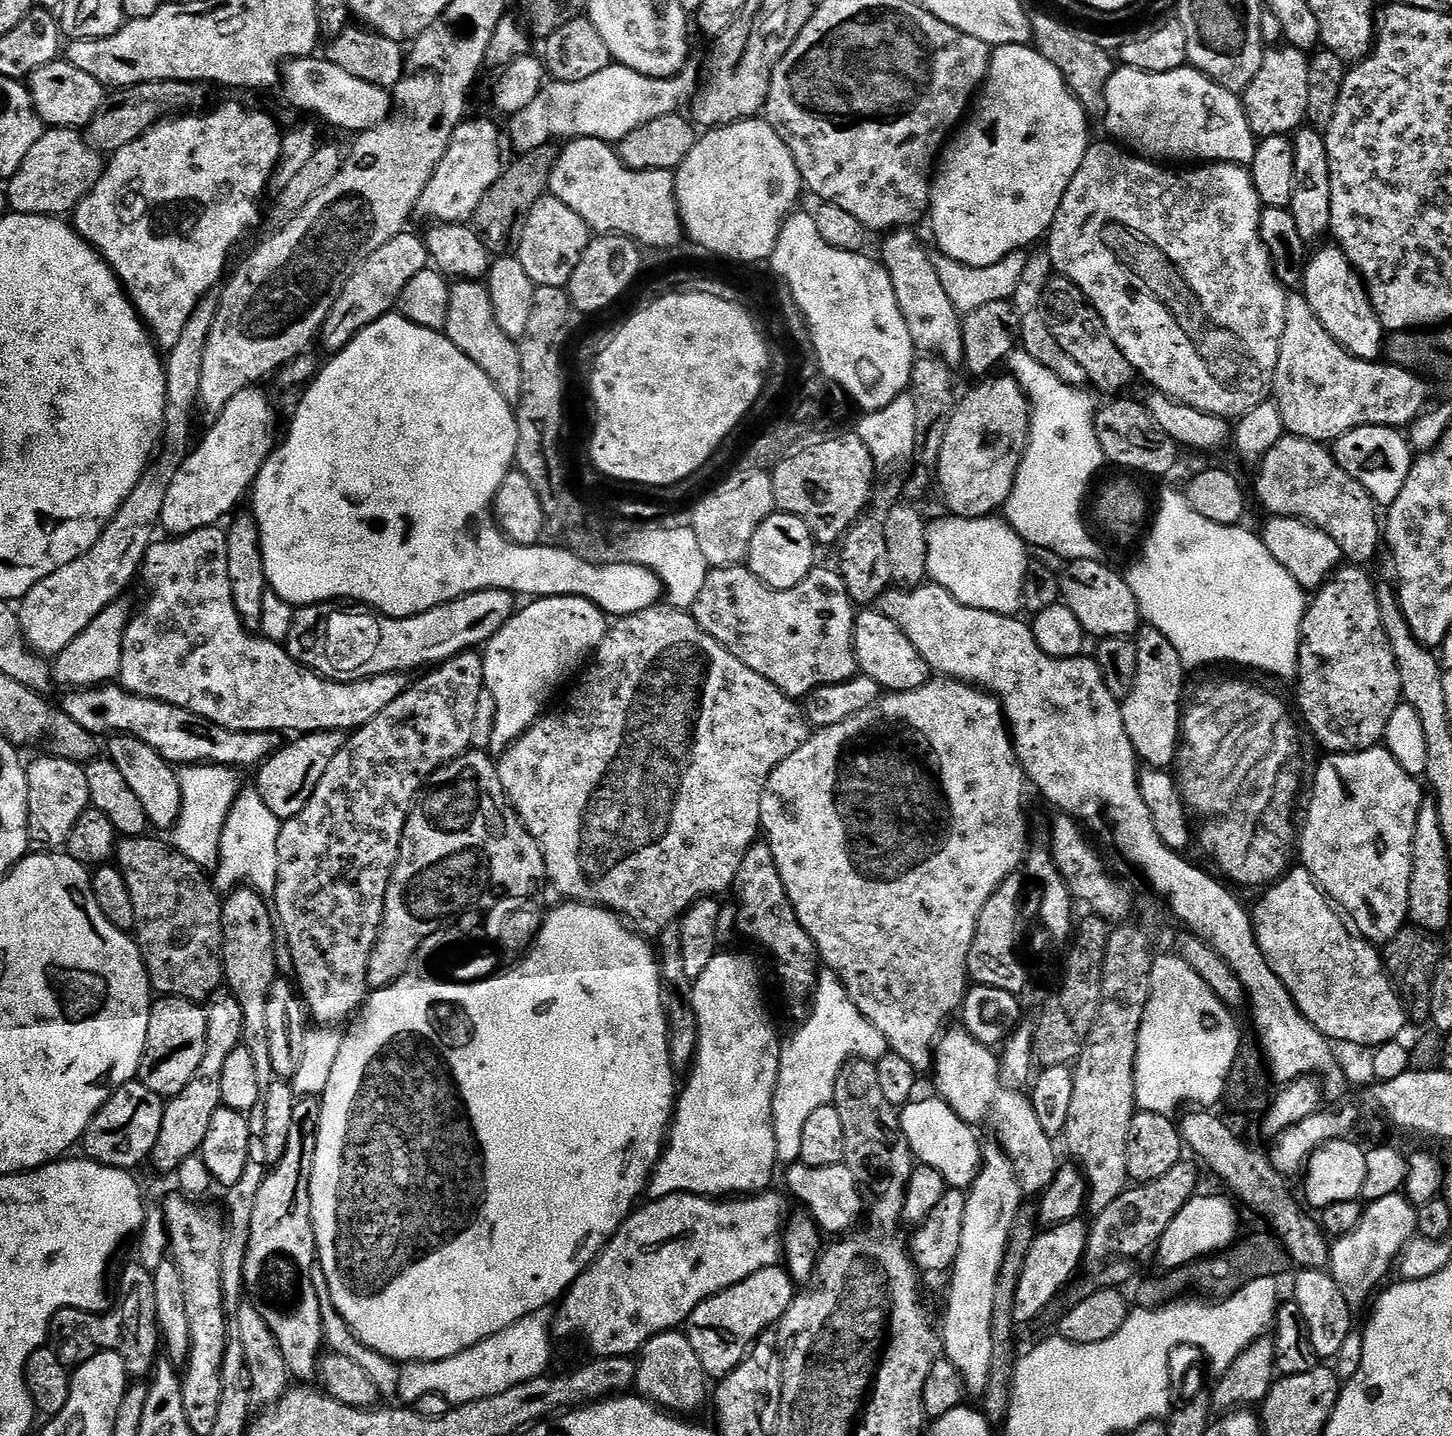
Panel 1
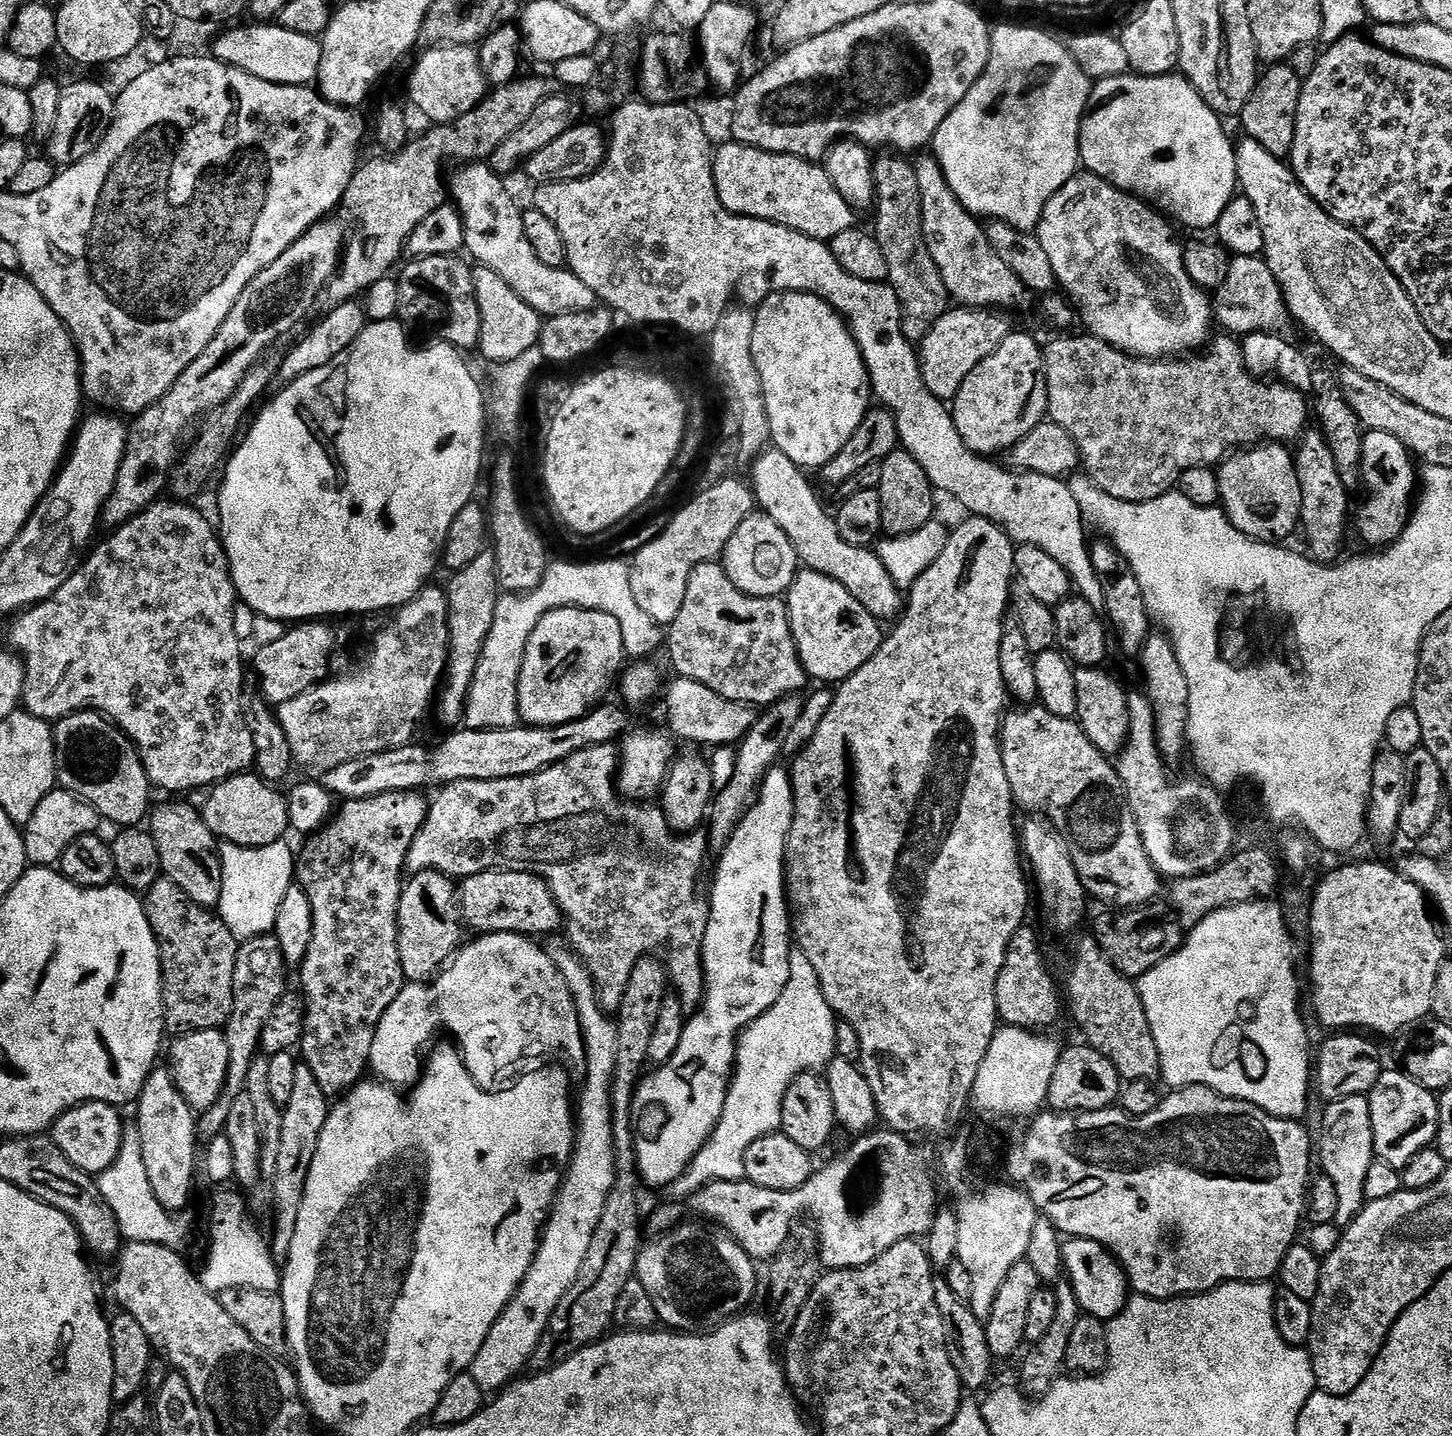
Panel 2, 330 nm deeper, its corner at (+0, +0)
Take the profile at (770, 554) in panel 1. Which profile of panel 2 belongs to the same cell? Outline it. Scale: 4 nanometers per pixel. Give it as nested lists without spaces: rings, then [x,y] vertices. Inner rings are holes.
[[[763,514],[746,517],[742,526],[734,530],[734,538],[724,547],[722,563],[730,582],[748,596],[783,597],[795,582],[798,571],[796,551],[790,538],[782,534],[782,526],[778,526],[774,518]]]

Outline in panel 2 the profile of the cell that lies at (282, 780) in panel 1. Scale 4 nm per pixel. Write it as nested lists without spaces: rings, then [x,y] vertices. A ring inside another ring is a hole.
[[[252,770],[228,776],[205,795],[209,795],[202,803],[206,826],[217,841],[243,848],[261,848],[284,840],[290,832],[290,814],[287,795],[280,790]]]

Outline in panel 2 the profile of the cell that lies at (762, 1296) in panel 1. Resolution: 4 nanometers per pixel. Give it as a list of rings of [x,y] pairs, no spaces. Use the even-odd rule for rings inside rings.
[[[681,1223],[675,1230],[652,1238],[649,1244],[647,1241],[640,1249],[635,1279],[646,1286],[646,1294],[650,1294],[650,1302],[654,1302],[656,1319],[665,1329],[685,1334],[707,1334],[736,1319],[756,1296],[757,1261],[748,1256],[746,1250],[742,1250],[740,1243],[727,1230],[719,1226],[704,1227],[708,1228]]]

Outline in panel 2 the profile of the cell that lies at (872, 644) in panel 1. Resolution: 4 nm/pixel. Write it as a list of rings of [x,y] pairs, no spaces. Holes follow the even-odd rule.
[[[797,571],[796,580],[786,593],[786,603],[800,661],[813,681],[836,686],[849,680],[878,654],[880,643],[886,638],[883,631],[880,633],[881,621],[875,620],[846,586],[826,578],[826,574]]]

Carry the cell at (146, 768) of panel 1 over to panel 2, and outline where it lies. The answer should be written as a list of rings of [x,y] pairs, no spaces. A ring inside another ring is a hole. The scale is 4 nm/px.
[[[164,804],[150,816],[154,846],[158,846],[160,871],[198,906],[215,909],[222,898],[222,862],[220,844],[206,826],[204,813],[192,804]]]

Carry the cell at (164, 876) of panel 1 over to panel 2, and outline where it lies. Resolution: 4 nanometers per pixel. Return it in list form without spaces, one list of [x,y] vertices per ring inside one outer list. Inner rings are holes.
[[[161,878],[143,897],[146,918],[154,930],[160,951],[160,973],[164,979],[164,1022],[172,1034],[223,1029],[234,1006],[234,962],[238,962],[241,941],[230,934],[230,926],[211,908],[198,906],[173,880]]]

